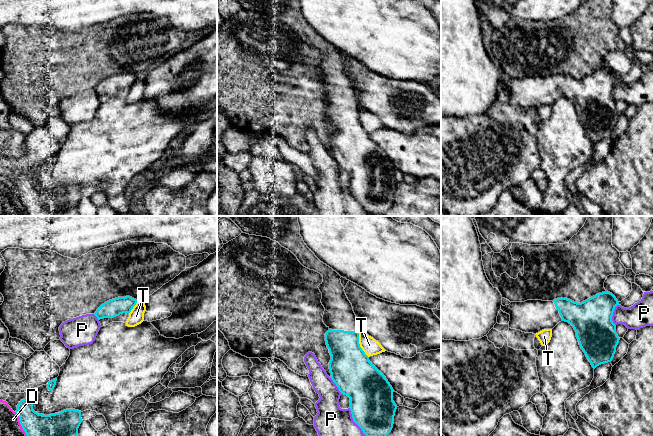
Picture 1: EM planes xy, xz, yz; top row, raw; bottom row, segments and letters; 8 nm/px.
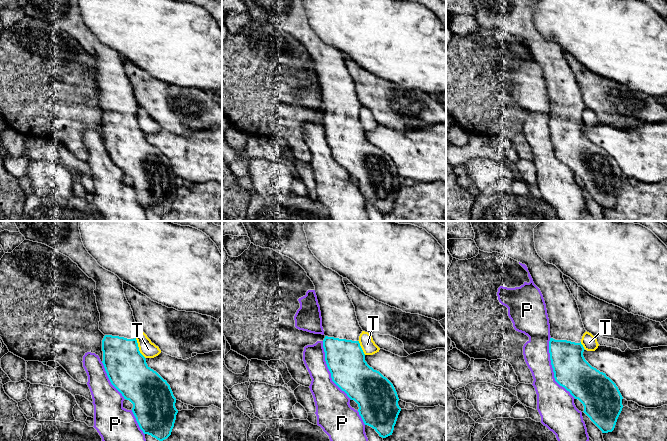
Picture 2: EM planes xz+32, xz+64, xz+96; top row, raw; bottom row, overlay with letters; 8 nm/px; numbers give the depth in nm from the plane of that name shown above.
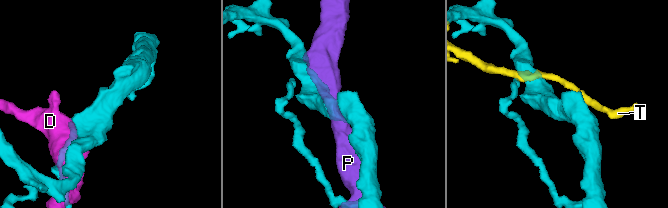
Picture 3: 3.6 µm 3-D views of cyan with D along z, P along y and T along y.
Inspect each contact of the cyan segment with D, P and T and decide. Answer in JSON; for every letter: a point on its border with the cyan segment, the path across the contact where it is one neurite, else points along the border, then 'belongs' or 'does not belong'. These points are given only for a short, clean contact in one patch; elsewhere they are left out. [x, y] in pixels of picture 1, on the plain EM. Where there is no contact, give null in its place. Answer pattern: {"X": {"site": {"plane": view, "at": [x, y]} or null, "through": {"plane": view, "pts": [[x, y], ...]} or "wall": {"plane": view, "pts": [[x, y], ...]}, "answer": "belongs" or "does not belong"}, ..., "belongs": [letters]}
{"D": {"site": {"plane": "xy", "at": [21, 201]}, "answer": "does not belong"}, "P": {"site": {"plane": "xz", "at": [355, 198]}, "answer": "does not belong"}, "T": {"site": {"plane": "xz", "at": [359, 120]}, "answer": "does not belong"}, "belongs": []}

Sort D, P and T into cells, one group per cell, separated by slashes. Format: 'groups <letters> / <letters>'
groups D / P / T

